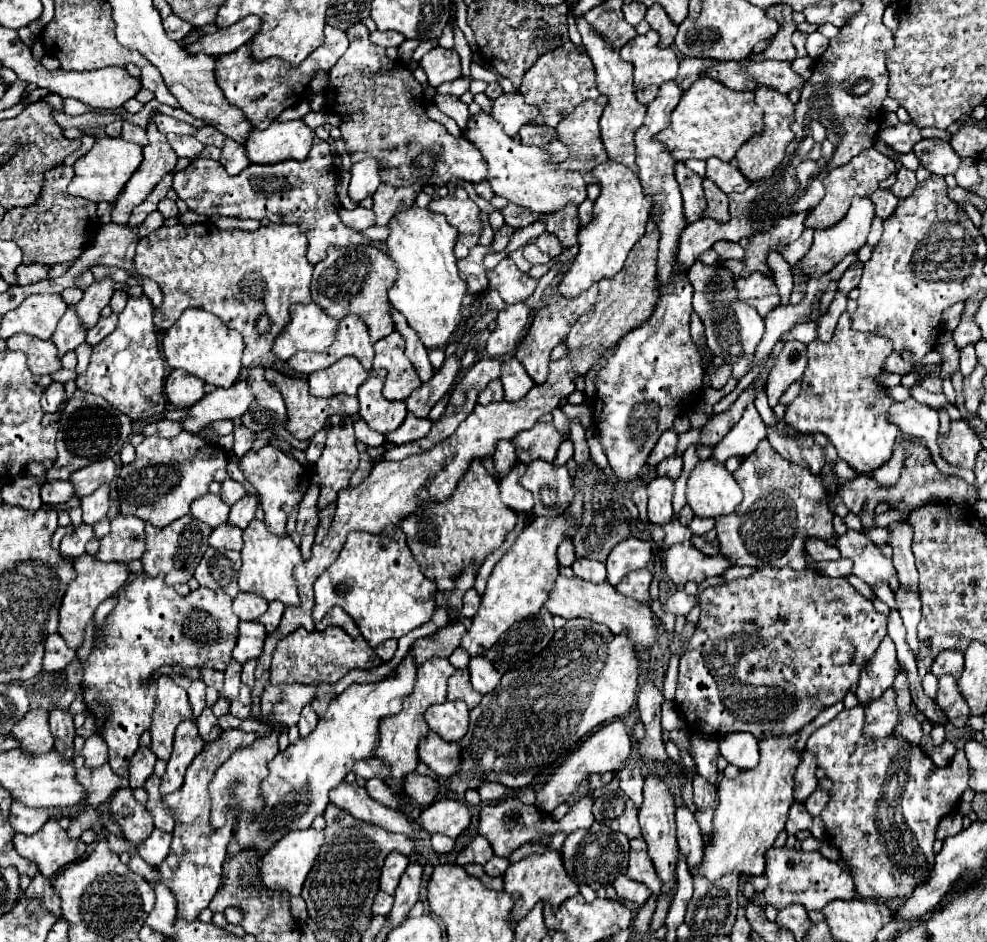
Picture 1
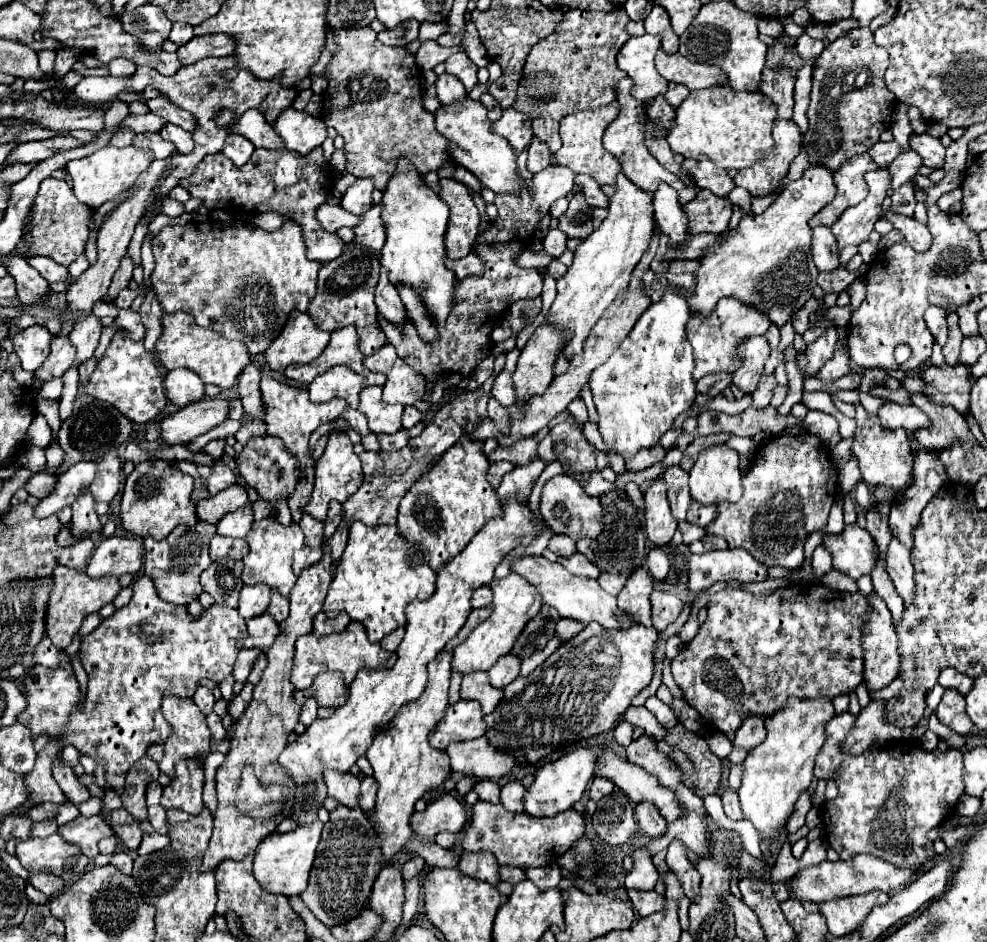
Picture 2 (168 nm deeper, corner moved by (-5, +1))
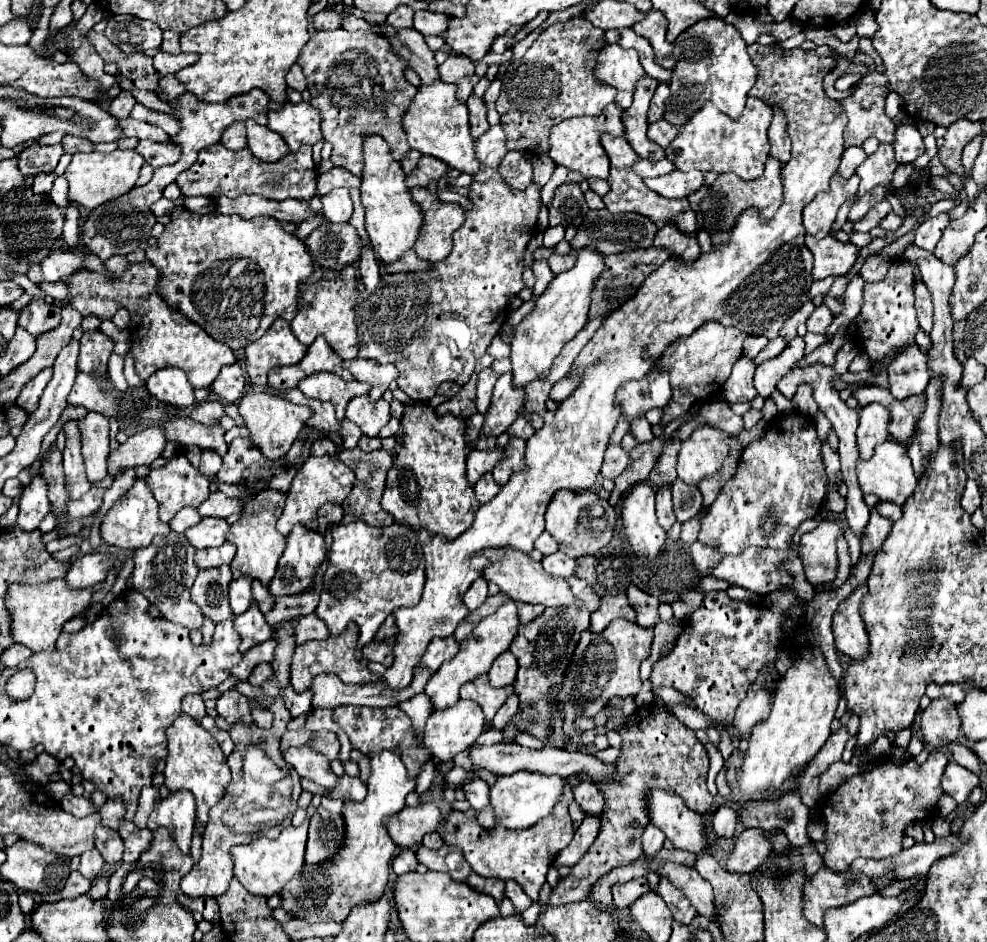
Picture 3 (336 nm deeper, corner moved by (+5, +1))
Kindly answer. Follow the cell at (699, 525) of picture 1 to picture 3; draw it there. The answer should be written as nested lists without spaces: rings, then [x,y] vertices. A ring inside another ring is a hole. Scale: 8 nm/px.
[[[675,480],[671,486],[673,492],[673,504],[675,504],[675,516],[679,522],[687,522],[693,516],[699,514],[701,504],[703,504],[703,496],[699,492],[697,486],[693,484],[685,484],[683,480]]]

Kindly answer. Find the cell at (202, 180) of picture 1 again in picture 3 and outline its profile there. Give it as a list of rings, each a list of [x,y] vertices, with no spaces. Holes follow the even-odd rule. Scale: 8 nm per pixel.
[[[223,144],[207,146],[199,152],[197,162],[177,176],[177,186],[181,188],[183,196],[205,196],[205,198],[237,198],[239,194],[259,194],[269,200],[303,200],[309,202],[317,192],[317,174],[315,164],[311,160],[311,146],[305,144],[299,152],[287,154],[281,162],[265,164],[257,160],[249,148],[243,150],[227,150]]]

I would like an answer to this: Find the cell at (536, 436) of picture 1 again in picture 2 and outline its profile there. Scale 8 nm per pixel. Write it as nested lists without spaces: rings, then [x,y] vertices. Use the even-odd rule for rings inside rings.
[[[533,436],[523,438],[523,440],[517,440],[515,444],[511,444],[511,446],[507,446],[507,448],[497,446],[495,452],[489,456],[489,462],[509,460],[509,462],[513,462],[515,466],[529,464],[529,462],[537,456],[537,446],[539,446],[539,442],[537,442]]]

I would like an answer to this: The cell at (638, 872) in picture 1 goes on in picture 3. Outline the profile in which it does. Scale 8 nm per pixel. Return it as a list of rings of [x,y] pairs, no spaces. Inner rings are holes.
[[[645,876],[629,880],[629,882],[619,882],[613,886],[613,900],[617,908],[629,908],[637,898],[641,898],[643,894],[651,892],[651,886],[647,882]]]

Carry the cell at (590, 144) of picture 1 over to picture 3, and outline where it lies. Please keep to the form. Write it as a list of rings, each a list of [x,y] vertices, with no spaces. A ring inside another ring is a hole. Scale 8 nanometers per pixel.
[[[609,104],[605,108],[605,112],[601,116],[577,116],[577,118],[567,118],[563,120],[561,124],[553,126],[551,128],[551,150],[549,150],[549,156],[553,158],[555,164],[561,164],[569,170],[575,170],[579,172],[583,178],[607,178],[609,176],[609,158],[607,158],[607,152],[603,150],[601,146],[601,134],[615,134],[615,136],[623,136],[625,132],[625,126],[621,122],[621,110],[615,106],[615,104]]]

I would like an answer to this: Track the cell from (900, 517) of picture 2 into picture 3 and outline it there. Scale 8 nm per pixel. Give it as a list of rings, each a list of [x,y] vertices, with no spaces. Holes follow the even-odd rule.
[[[931,376],[929,386],[925,390],[925,410],[921,412],[917,420],[917,428],[913,434],[913,440],[909,442],[909,458],[913,462],[915,474],[921,472],[925,464],[925,456],[937,450],[939,438],[937,438],[937,420],[941,410],[941,376]]]

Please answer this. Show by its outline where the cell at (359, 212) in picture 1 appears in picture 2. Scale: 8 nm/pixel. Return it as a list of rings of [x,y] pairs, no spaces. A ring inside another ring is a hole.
[[[323,204],[317,212],[319,222],[323,224],[323,228],[327,228],[329,232],[335,232],[343,226],[351,226],[355,228],[361,222],[361,216],[355,216],[351,212],[347,212],[343,206],[339,204]]]

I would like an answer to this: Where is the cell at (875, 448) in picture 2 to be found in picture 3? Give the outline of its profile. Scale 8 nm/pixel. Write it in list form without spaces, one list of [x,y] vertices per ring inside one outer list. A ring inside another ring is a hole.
[[[885,440],[875,448],[875,454],[871,460],[859,460],[857,462],[857,474],[859,474],[859,484],[865,494],[875,494],[881,502],[889,500],[895,504],[905,504],[907,498],[911,498],[917,478],[911,466],[911,460],[907,456],[907,446],[901,442]]]

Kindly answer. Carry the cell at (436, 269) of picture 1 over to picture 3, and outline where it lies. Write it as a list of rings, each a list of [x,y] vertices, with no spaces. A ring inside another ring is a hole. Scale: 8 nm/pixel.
[[[367,136],[363,142],[363,174],[361,174],[361,204],[365,208],[365,228],[369,240],[385,264],[395,262],[405,250],[411,250],[421,228],[421,208],[411,200],[405,188],[405,174],[393,160],[387,142],[381,136]]]

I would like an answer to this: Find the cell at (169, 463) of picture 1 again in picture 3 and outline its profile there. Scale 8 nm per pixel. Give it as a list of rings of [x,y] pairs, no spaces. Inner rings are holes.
[[[137,480],[135,486],[119,498],[113,508],[101,520],[101,540],[109,546],[117,546],[123,550],[137,550],[151,544],[157,534],[167,534],[169,526],[163,524],[157,516],[157,500],[149,492],[145,480]]]

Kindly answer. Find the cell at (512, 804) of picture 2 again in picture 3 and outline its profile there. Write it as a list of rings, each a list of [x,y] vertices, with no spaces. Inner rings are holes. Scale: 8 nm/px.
[[[485,806],[485,808],[477,810],[477,812],[475,812],[475,820],[477,820],[477,824],[481,824],[481,828],[491,830],[491,828],[495,826],[495,820],[493,820],[493,808]]]

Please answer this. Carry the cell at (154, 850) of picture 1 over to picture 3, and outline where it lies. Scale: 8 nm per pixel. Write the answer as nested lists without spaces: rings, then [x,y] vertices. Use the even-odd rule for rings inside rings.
[[[121,820],[119,836],[125,842],[123,862],[139,860],[141,852],[147,850],[149,844],[151,844],[151,830],[149,828],[137,828],[133,822],[127,822],[127,820]]]

